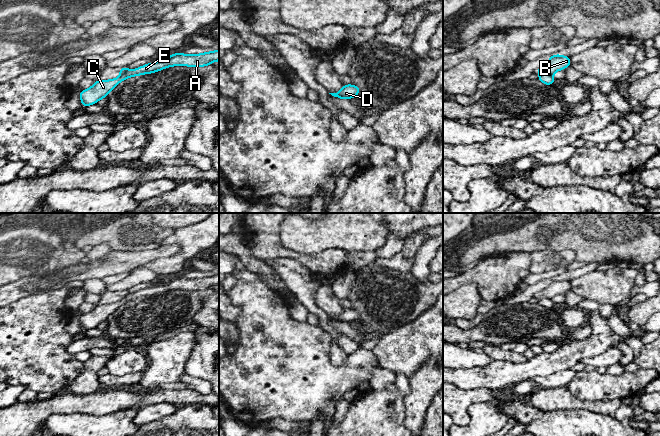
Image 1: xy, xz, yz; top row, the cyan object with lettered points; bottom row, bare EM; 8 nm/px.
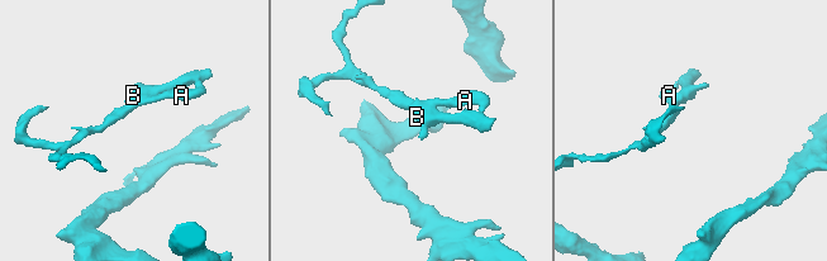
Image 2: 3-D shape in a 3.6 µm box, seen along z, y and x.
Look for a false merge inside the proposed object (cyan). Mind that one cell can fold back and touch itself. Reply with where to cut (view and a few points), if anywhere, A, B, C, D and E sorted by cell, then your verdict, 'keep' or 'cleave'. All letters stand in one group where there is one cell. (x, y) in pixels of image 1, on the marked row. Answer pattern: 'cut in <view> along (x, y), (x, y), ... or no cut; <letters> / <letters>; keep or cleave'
cut in yz along (551, 74), (539, 75); A C D E / B; cleave

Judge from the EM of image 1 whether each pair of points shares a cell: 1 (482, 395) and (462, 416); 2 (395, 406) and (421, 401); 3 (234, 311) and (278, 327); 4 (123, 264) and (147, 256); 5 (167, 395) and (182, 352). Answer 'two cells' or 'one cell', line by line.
1: one cell
2: two cells
3: two cells
4: one cell
5: two cells

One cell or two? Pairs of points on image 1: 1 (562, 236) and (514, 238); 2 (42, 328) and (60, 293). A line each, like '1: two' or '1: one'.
1: one
2: one

